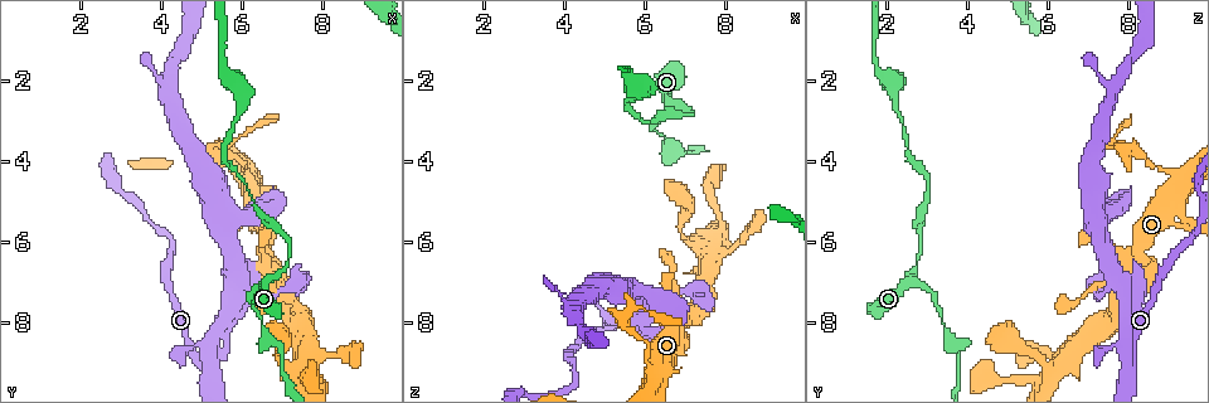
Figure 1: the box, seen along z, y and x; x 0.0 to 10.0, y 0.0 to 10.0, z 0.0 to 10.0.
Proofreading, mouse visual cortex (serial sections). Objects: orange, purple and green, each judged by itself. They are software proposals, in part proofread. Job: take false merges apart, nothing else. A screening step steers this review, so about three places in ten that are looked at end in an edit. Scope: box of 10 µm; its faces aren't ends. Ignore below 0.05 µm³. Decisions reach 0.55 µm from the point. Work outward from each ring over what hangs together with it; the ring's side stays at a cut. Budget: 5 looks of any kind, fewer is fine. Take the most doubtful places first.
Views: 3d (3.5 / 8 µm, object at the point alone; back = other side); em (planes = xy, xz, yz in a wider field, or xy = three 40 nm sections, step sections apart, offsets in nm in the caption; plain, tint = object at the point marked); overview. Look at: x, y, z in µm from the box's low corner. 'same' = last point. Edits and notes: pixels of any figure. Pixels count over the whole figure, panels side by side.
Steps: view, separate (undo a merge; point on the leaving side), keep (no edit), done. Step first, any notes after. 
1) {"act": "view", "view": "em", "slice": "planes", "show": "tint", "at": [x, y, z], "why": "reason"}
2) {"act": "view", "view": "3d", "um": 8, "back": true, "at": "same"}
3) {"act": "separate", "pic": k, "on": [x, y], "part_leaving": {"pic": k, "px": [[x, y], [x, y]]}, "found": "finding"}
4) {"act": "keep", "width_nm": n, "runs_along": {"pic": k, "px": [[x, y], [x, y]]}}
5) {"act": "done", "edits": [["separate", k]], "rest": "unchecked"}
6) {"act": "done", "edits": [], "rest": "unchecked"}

{"act": "view", "view": "3d", "um": 3.5, "at": [5.55, 3.65, 7.90], "why": "abrupt turn"}

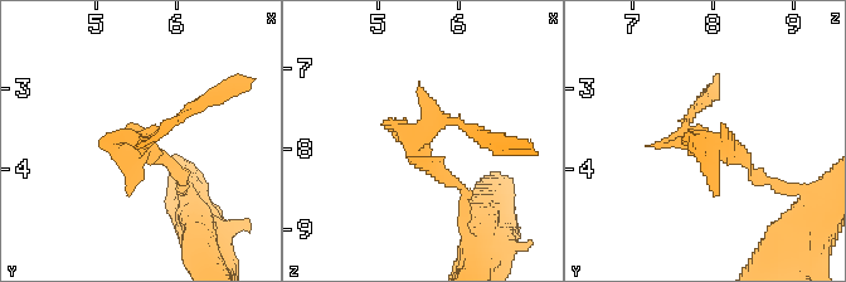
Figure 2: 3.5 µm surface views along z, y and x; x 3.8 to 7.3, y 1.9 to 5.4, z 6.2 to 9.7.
{"act": "keep", "runs_along": {"pic": 2, "px": [[759, 181], [740, 157], [685, 131], [701, 103]]}, "found": "one cell here"}

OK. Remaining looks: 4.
{"act": "view", "view": "3d", "um": 3.5, "at": [7.00, 6.65, 2.70], "why": "abrupt turn"}

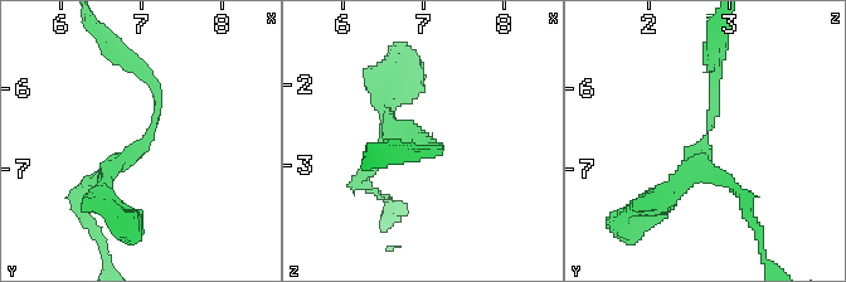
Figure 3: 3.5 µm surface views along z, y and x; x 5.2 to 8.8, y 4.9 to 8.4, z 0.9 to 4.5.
{"act": "view", "view": "em", "slice": "xy", "step": 2, "show": "tint", "at": [7.05, 6.70, 2.70], "arm_widths_nm": [150, 200], "why": "shape alone is not enough"}

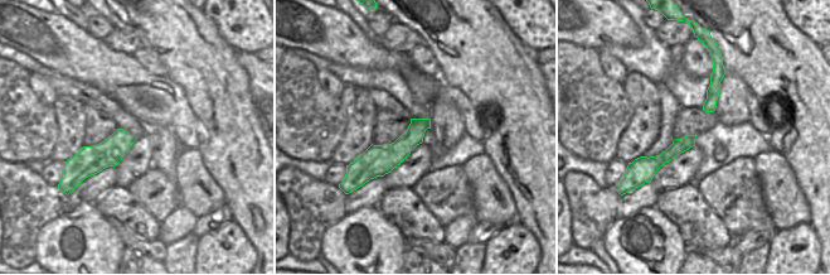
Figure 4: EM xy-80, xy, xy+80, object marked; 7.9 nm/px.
{"act": "keep", "runs_along": {"pic": 4, "px": [[427, 121], [363, 173]]}, "found": "all the same cell"}

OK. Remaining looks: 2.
{"act": "done", "edits": [], "rest": "unchecked"}

